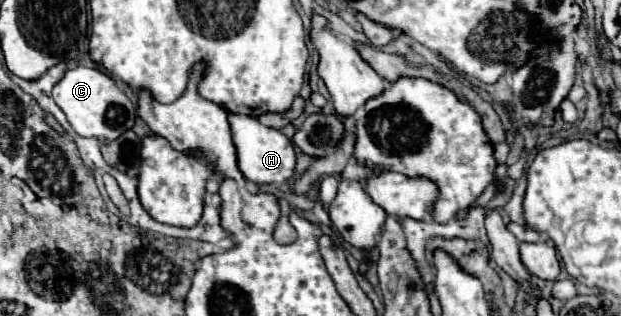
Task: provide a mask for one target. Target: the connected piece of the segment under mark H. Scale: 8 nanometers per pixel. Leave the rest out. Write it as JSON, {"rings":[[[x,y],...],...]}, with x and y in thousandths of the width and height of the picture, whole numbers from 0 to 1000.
{"rings":[[[370,361],[370,399],[377,424],[377,456],[383,475],[383,525],[396,570],[409,582],[457,582],[464,563],[473,557],[477,532],[477,481],[473,456],[441,405],[432,405],[415,386],[415,373]]]}

